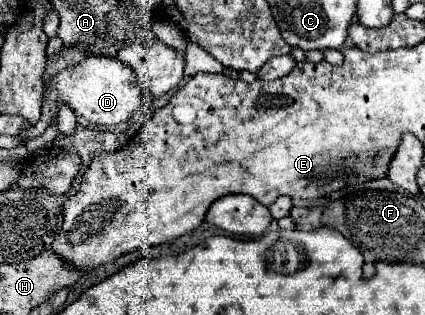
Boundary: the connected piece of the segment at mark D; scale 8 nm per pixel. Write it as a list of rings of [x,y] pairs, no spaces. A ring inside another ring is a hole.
[[[84,57],[78,65],[64,69],[50,81],[50,87],[44,91],[44,107],[38,125],[30,131],[28,139],[44,133],[50,117],[56,117],[58,101],[66,101],[76,113],[98,125],[118,125],[128,121],[144,105],[144,89],[136,79],[136,71],[116,57]]]

